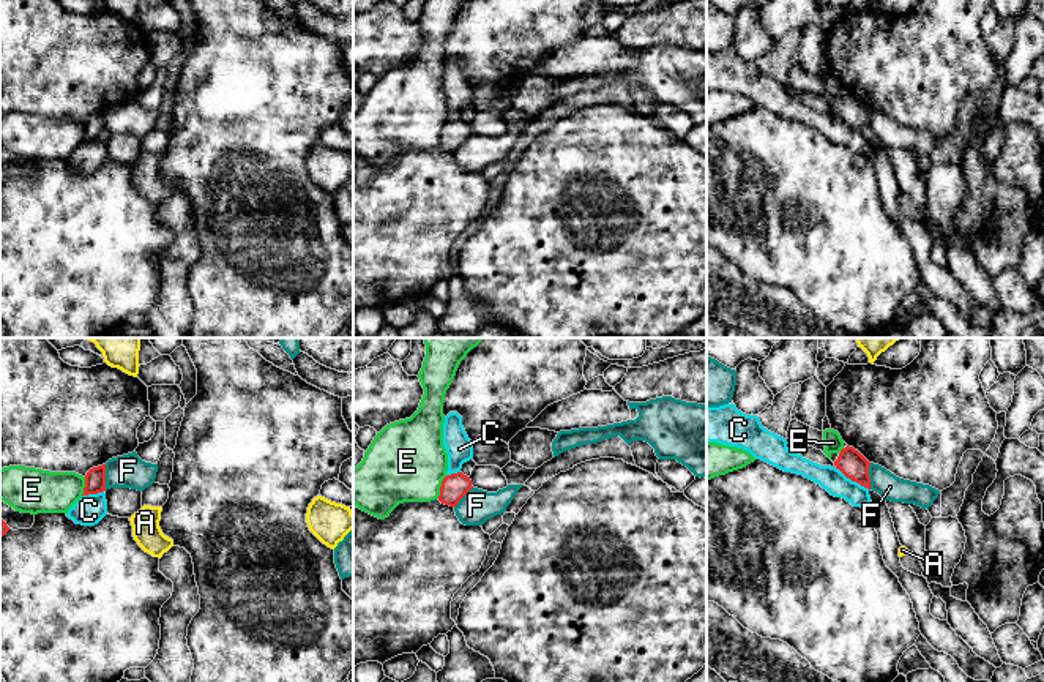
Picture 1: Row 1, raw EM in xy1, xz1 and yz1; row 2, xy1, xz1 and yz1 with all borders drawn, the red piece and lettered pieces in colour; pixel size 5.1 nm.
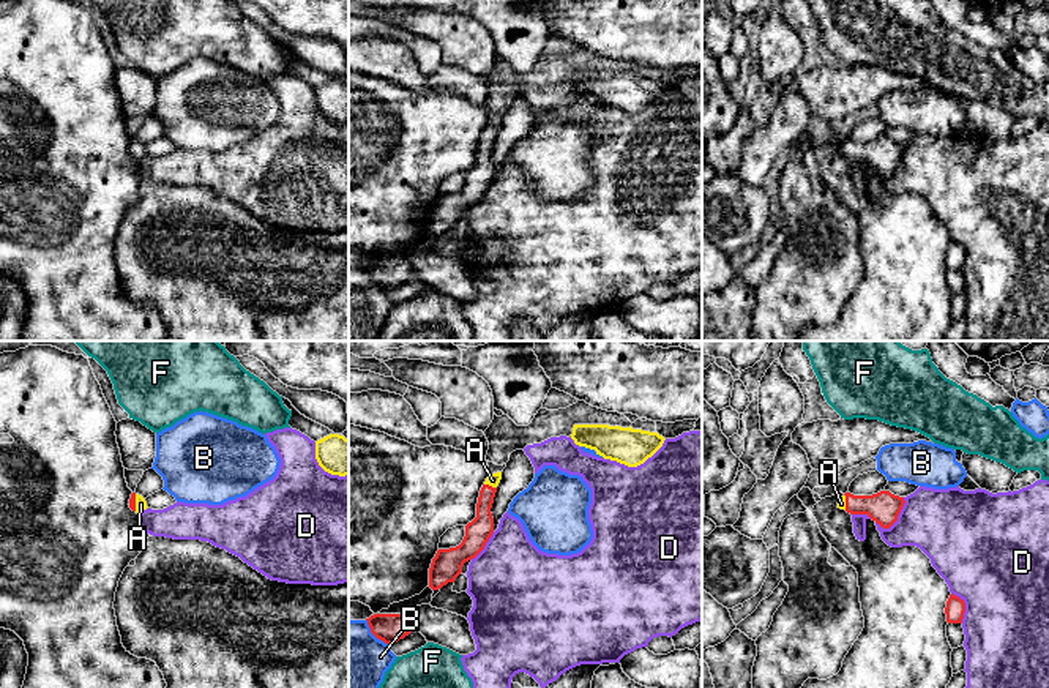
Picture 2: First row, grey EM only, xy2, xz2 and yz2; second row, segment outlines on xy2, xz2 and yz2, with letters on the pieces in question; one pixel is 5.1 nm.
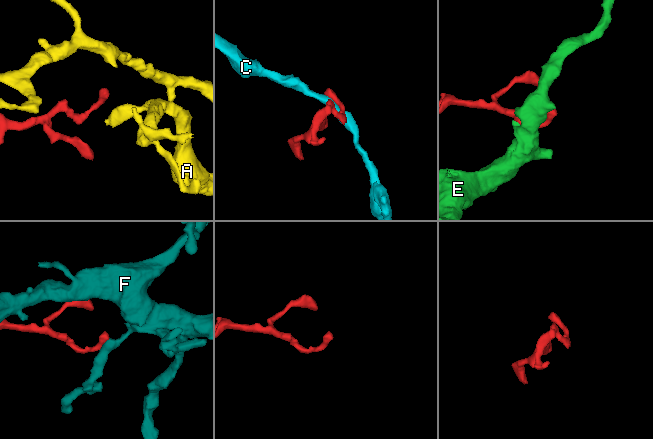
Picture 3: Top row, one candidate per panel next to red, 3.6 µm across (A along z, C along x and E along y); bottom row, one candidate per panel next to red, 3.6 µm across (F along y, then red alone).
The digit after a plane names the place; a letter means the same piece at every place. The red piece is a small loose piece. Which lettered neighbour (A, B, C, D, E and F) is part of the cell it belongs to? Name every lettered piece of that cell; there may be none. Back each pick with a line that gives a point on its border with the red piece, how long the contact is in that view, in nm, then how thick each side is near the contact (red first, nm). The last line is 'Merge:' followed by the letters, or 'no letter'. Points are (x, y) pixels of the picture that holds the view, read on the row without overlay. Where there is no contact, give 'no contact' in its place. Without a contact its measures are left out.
A: meets red in xz2 at (491, 133); contact 70 nm long; 130 nm thick on the red side, 70 nm on the other
Merge: A

